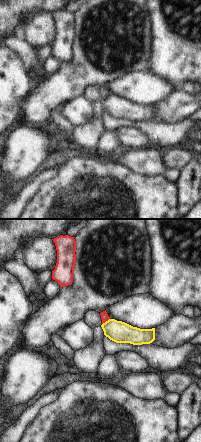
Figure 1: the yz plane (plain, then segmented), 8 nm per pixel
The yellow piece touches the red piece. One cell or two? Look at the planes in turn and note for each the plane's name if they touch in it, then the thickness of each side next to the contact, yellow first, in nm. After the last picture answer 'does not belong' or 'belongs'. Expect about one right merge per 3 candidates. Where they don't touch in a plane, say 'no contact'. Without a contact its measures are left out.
meets yellow in yz; 180 nm thick on the yellow side, 60 nm on the other

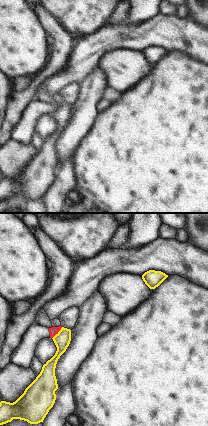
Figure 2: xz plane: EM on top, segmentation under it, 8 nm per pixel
meets yellow in xz; 130 nm thick on the yellow side, 70 nm on the other

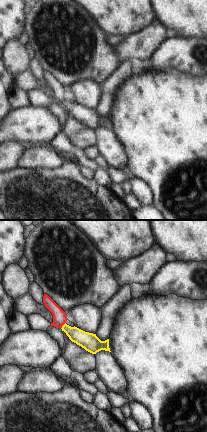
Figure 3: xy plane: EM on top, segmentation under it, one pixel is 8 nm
meets yellow in xy; 140 nm thick on the yellow side, 110 nm on the other

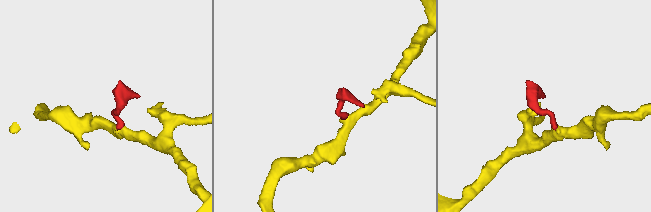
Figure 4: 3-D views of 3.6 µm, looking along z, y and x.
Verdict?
does not belong

